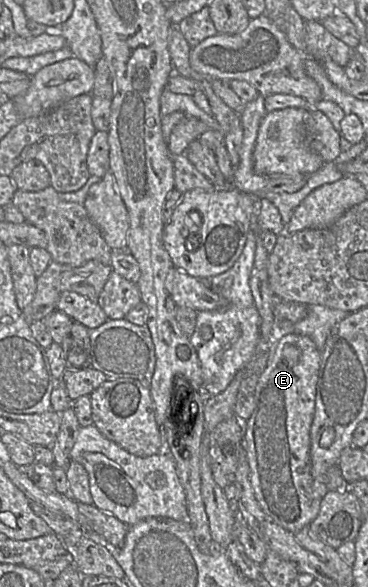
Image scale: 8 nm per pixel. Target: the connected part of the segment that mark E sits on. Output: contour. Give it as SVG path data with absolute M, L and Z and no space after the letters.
M278 336L272 354L259 375L255 389L255 409L244 423L243 448L250 468L250 482L255 498L266 516L285 530L295 534L317 517L320 503L328 491L323 482L311 475L310 428L315 412L316 388L321 364L321 351L307 336Z

